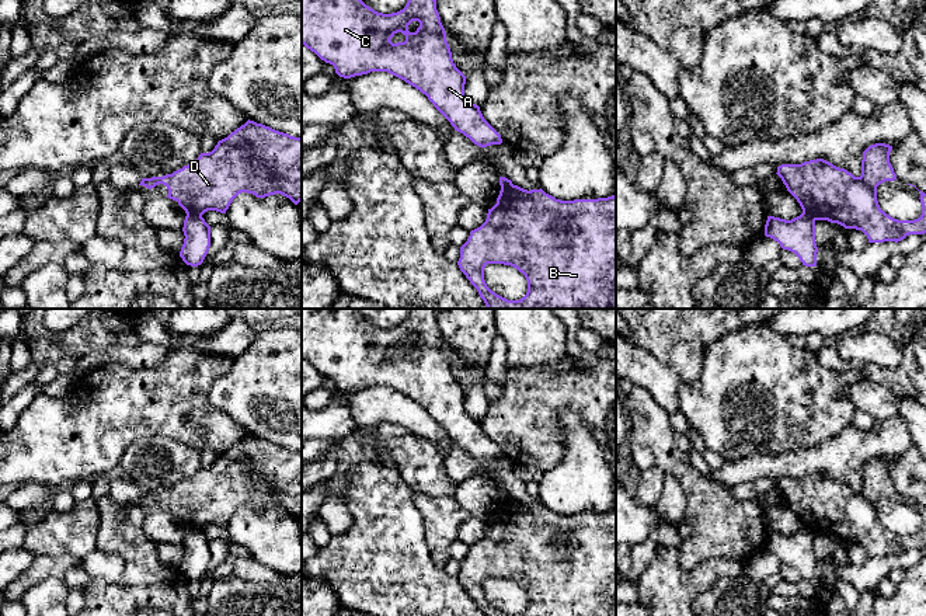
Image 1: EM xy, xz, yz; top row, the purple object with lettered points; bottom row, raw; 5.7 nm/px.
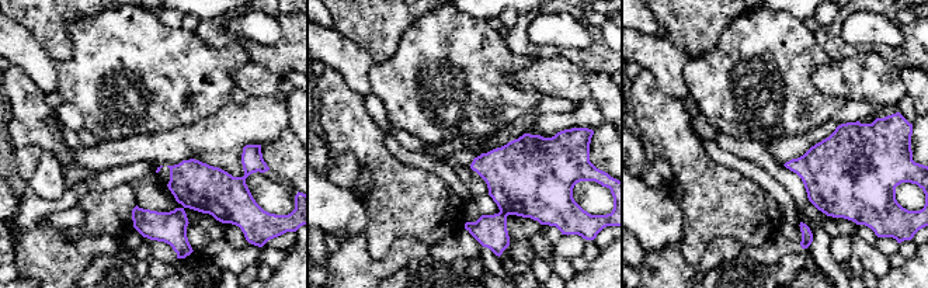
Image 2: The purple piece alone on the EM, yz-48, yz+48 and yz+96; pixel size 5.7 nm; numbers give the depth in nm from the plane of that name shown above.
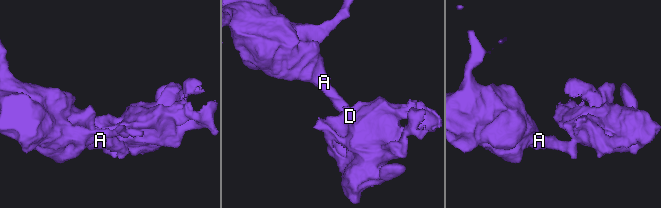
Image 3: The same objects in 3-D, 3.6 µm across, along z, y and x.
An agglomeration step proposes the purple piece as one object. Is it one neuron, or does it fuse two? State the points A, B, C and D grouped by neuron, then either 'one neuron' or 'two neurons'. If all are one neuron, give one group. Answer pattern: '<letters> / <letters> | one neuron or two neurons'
A C / B D | two neurons

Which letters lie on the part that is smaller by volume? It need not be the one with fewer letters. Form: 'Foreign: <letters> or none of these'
Foreign: B, D

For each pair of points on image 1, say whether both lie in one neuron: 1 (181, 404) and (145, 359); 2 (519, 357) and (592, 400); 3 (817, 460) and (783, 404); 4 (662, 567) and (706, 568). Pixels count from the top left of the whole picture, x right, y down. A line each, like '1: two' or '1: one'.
1: two
2: two
3: two
4: one

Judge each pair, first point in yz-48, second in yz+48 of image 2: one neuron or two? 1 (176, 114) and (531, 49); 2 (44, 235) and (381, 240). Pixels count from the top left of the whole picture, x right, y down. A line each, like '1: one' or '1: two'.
1: two
2: two

